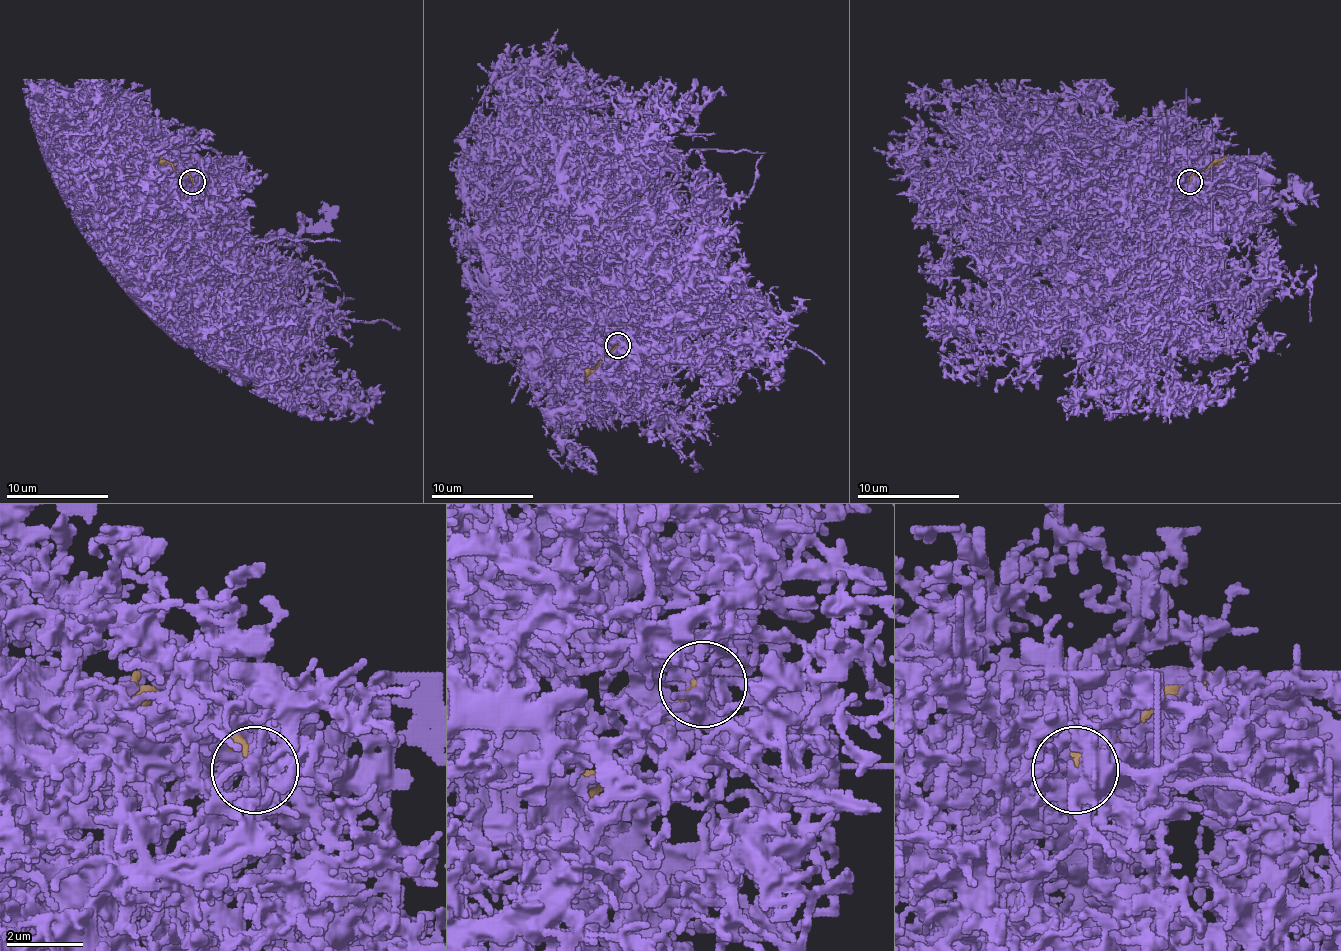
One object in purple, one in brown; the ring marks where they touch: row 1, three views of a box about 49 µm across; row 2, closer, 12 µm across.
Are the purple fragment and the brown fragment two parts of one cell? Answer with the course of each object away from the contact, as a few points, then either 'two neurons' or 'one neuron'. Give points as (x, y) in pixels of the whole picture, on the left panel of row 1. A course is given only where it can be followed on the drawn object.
course purple (191, 181), (176, 204), (207, 234), (222, 280), (263, 331), (321, 372), (319, 398), (326, 403), (334, 390); course brown (191, 181), (161, 155); two neurons

